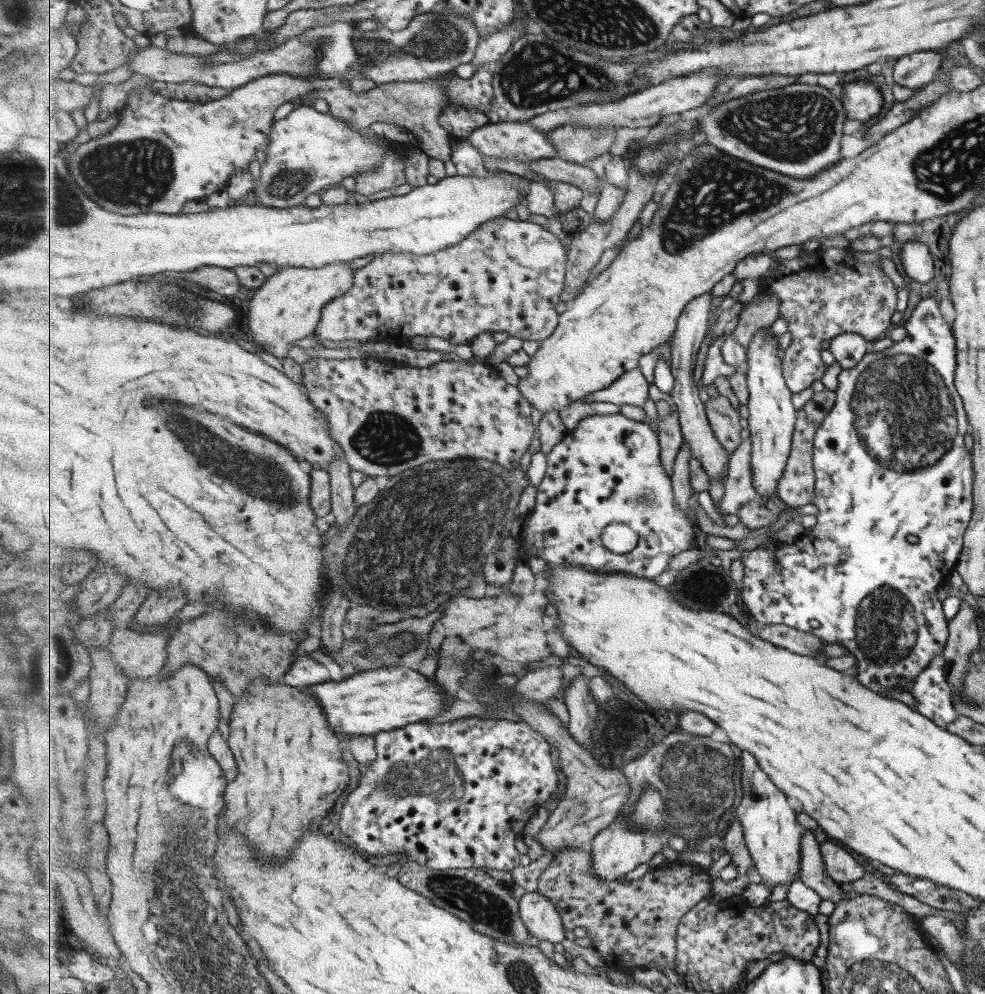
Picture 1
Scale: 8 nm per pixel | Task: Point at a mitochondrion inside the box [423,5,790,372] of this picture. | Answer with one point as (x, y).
(553, 75)

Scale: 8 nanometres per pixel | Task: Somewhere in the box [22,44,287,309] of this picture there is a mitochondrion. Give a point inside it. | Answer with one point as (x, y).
(128, 173)

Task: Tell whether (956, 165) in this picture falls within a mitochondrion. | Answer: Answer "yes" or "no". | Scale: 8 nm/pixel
yes

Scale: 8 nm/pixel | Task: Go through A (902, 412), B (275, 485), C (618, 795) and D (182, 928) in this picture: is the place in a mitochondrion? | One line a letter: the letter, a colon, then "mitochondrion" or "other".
A: mitochondrion
B: mitochondrion
C: other
D: mitochondrion

